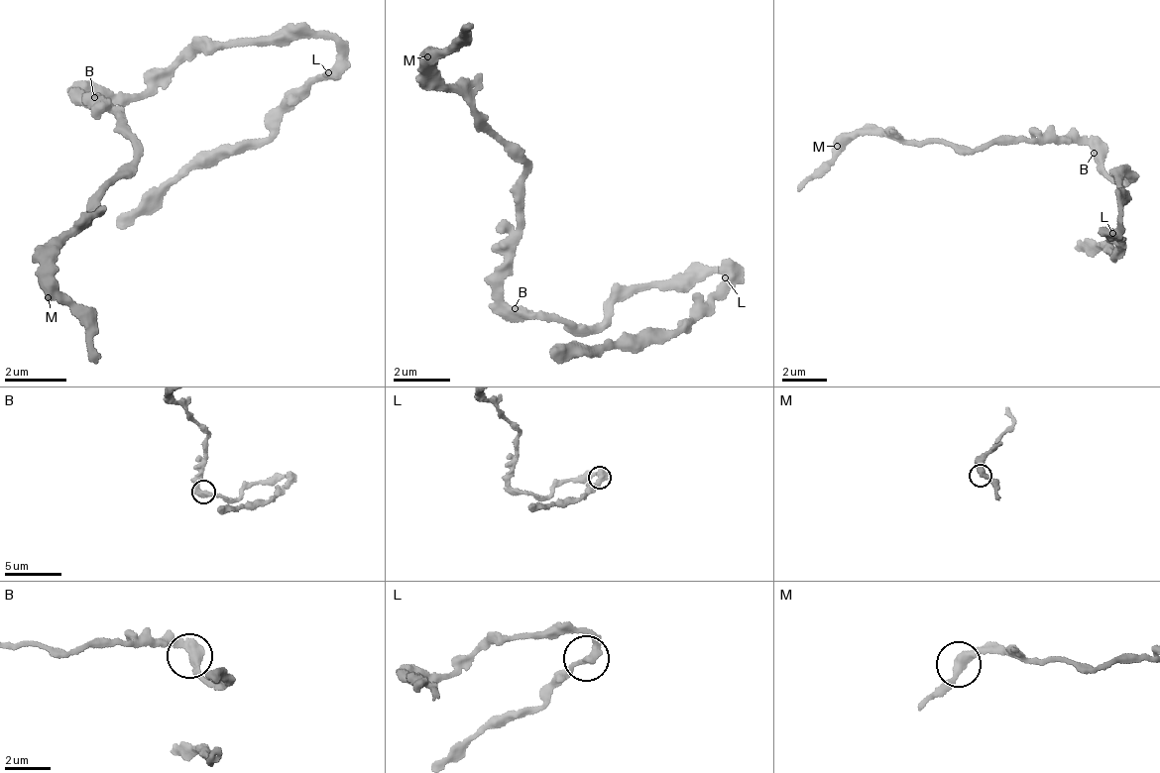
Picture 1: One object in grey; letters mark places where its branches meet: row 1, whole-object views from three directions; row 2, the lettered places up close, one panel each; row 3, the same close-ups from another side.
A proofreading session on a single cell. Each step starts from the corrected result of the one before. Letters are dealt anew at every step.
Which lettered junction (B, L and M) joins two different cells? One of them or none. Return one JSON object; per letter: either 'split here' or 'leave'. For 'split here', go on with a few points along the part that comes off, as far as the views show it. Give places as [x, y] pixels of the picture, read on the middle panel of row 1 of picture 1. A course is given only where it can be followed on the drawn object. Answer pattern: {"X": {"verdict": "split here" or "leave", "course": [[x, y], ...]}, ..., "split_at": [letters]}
{"B": {"verdict": "leave"}, "L": {"verdict": "leave"}, "M": {"verdict": "leave"}, "split_at": []}

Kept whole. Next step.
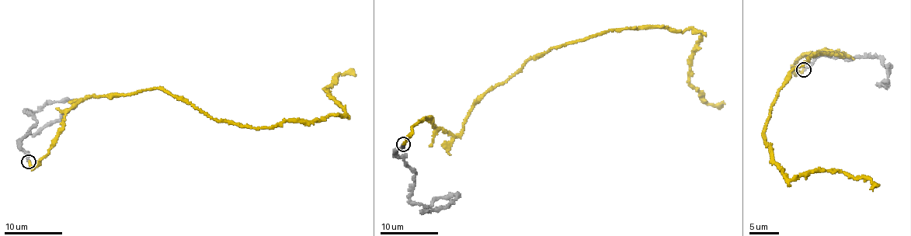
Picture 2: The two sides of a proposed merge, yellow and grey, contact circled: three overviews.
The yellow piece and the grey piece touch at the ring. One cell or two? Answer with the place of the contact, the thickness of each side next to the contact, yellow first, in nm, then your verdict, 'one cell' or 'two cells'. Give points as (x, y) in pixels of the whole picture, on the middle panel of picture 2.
place (403, 144); calibres 280 and 240 nm; one cell

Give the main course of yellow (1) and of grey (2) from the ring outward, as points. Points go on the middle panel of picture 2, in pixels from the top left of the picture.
1: (403, 144), (423, 117), (459, 134), (530, 58), (610, 30), (696, 29), (690, 82), (724, 104)
2: (403, 144), (396, 154), (415, 172), (410, 199), (429, 206), (439, 197), (457, 197), (445, 207), (420, 212)

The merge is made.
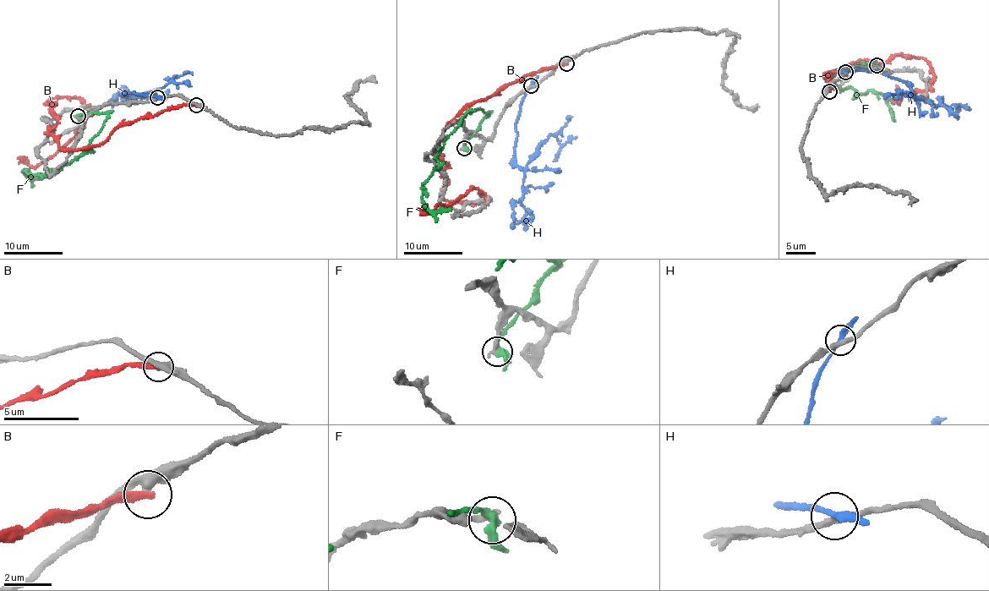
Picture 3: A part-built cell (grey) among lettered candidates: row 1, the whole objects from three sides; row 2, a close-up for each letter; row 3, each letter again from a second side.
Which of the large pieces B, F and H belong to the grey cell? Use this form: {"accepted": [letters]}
{"accepted": []}

